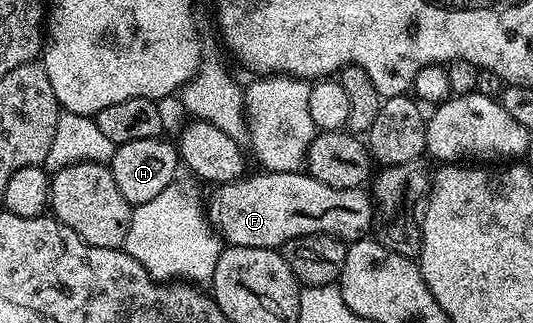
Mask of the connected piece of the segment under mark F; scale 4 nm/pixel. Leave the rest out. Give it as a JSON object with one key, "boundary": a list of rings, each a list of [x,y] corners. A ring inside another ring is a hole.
{"boundary":[[[306,171],[258,172],[255,174],[252,172],[238,181],[228,181],[218,186],[214,220],[217,222],[222,240],[227,245],[278,250],[294,237],[322,233],[350,243],[360,240],[366,234],[363,232],[370,225],[372,228],[376,220],[373,197],[366,188],[329,187],[321,183],[321,179],[313,179]]]}

